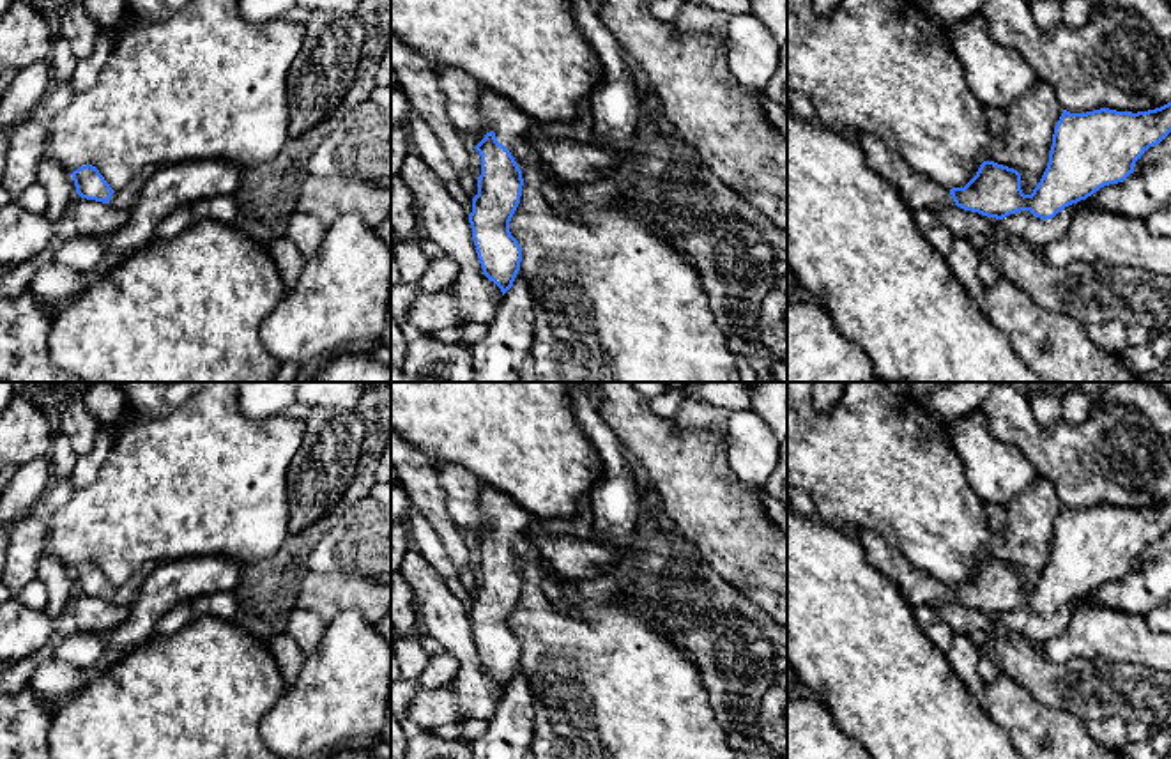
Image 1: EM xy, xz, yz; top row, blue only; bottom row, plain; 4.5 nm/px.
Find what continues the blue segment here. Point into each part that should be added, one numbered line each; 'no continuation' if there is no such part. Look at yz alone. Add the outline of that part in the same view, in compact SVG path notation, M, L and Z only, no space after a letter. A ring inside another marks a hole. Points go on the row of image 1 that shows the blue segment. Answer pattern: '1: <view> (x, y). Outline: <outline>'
1: yz (920, 191). Outline: M860 134L856 142L863 149L872 170L900 191L911 211L938 211L955 205L950 189L943 188L932 177L915 172L899 154L888 150L877 136Z

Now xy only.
1: xy (122, 199). Outline: M143 168L134 180L131 180L126 188L113 191L110 198L110 205L119 209L129 209L140 196L147 180L154 175L156 168Z

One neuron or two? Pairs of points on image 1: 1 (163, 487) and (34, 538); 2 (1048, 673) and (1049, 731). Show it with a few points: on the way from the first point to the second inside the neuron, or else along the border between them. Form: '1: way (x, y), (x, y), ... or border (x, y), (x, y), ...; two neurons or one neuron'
1: border (48, 522), (45, 551); two neurons
2: border (1016, 683), (1042, 703), (1063, 708), (1085, 722); two neurons

